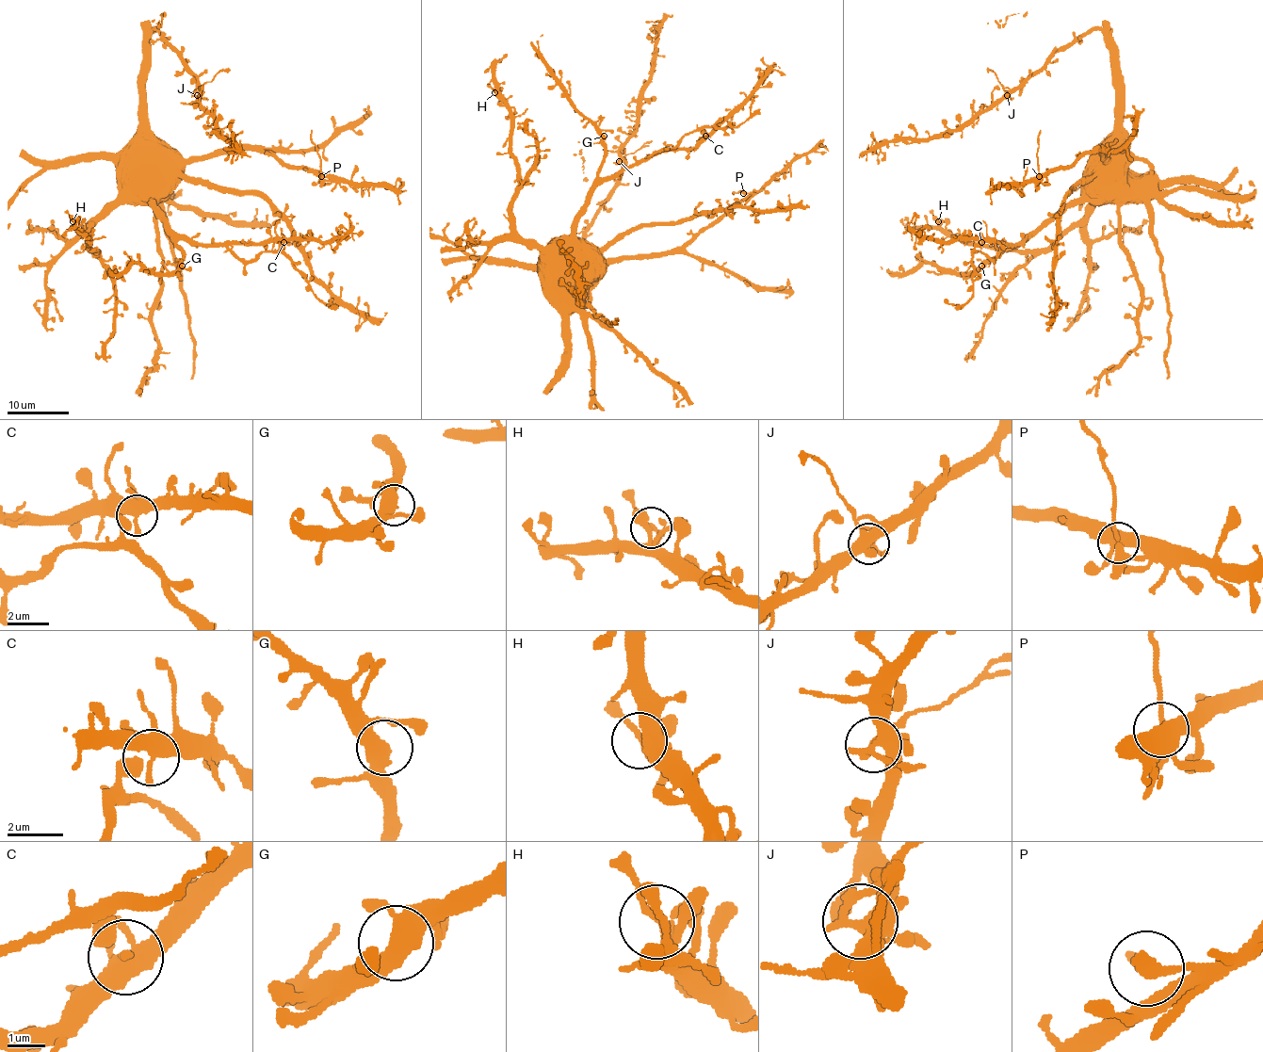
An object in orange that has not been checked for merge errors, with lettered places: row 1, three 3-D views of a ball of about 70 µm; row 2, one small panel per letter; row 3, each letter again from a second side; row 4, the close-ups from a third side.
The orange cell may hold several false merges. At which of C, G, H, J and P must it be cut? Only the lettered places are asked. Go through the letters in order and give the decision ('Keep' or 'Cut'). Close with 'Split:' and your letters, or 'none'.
C: Keep
G: Keep
H: Keep
J: Cut
P: Cut
Split: J, P

